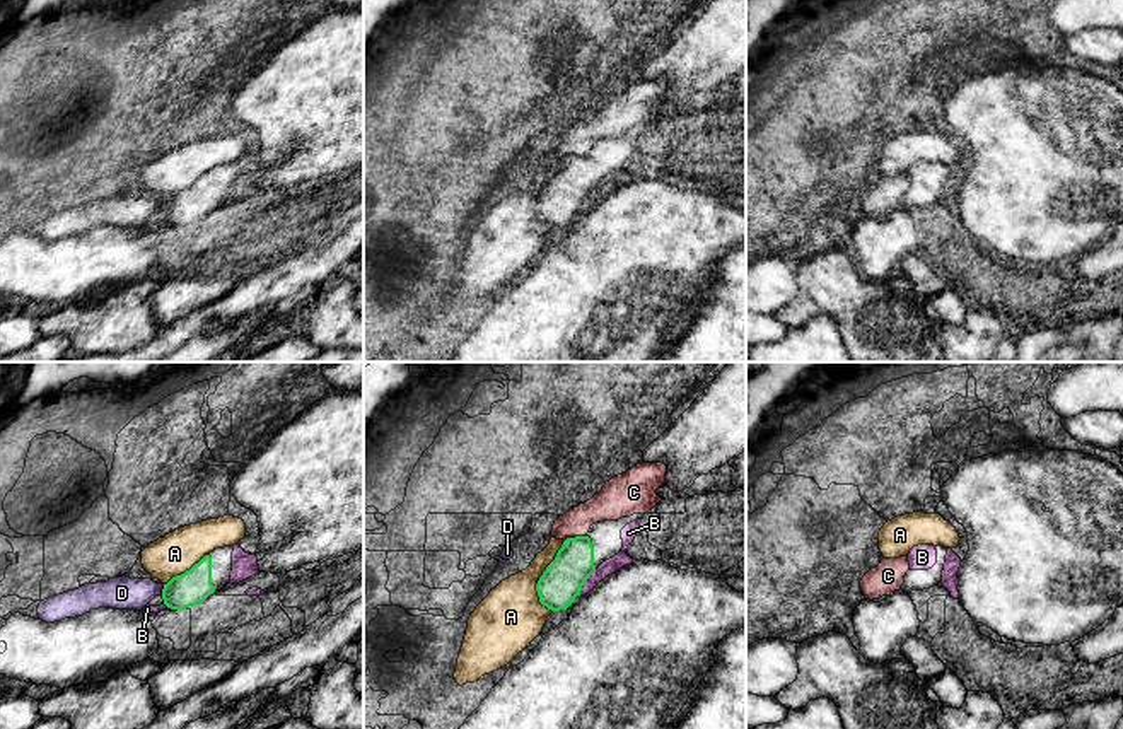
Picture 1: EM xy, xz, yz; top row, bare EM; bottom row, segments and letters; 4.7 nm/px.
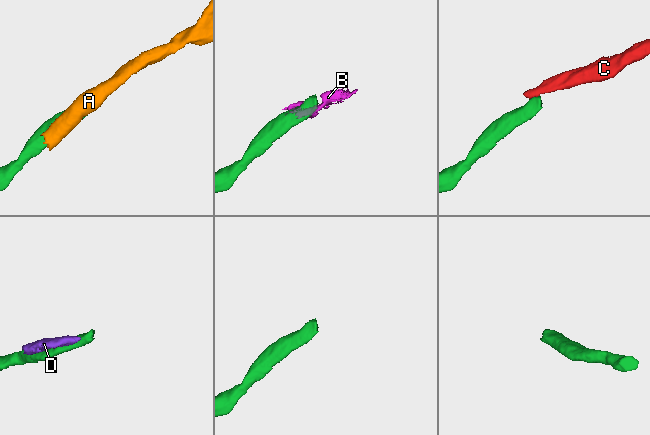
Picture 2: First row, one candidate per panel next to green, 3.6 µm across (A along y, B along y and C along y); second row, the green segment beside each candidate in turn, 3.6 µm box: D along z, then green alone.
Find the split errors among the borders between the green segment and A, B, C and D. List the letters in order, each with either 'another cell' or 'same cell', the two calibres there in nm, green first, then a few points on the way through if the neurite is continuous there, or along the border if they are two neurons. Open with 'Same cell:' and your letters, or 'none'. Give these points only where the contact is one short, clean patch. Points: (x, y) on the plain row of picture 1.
Same cell: B
A: another cell | 200/300 nm
B: same cell | 200/70 nm
C: another cell | 200/170 nm | along xz (586, 152), (576, 152), (564, 159)
D: another cell | 160/160 nm

